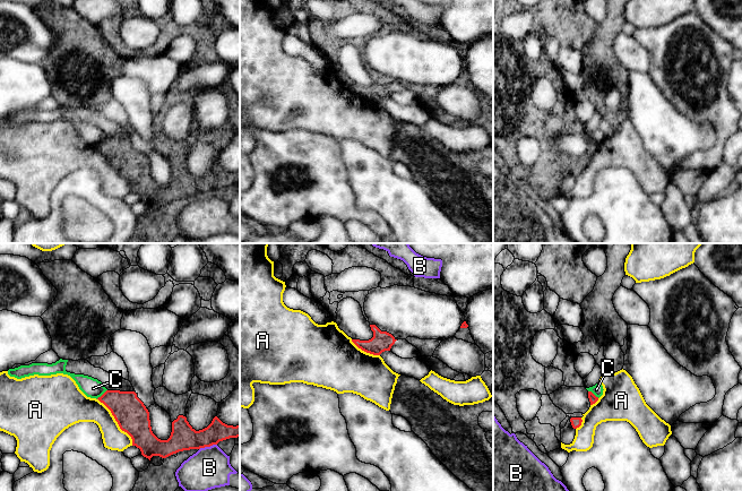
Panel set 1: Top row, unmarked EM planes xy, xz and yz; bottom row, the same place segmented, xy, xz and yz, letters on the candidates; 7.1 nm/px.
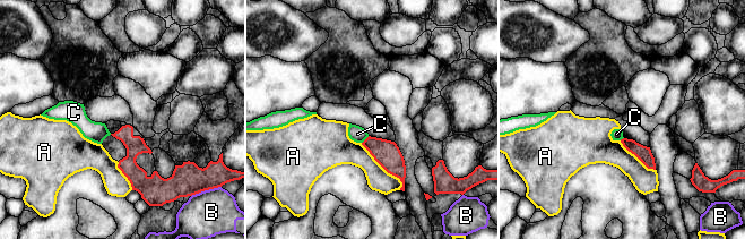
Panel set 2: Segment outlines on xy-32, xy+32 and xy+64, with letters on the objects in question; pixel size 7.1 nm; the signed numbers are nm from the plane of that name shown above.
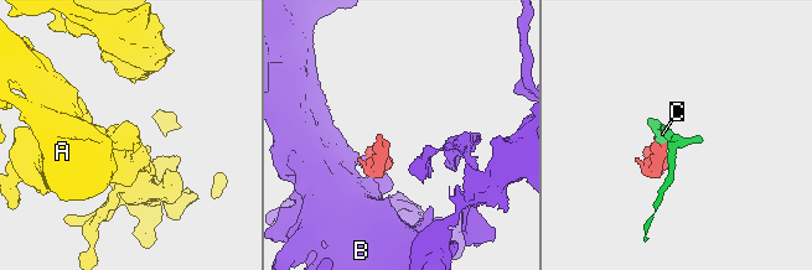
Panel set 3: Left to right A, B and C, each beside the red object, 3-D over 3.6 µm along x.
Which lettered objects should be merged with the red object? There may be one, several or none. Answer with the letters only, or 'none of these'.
none of these

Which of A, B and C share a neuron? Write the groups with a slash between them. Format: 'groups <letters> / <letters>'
groups A / B / C

